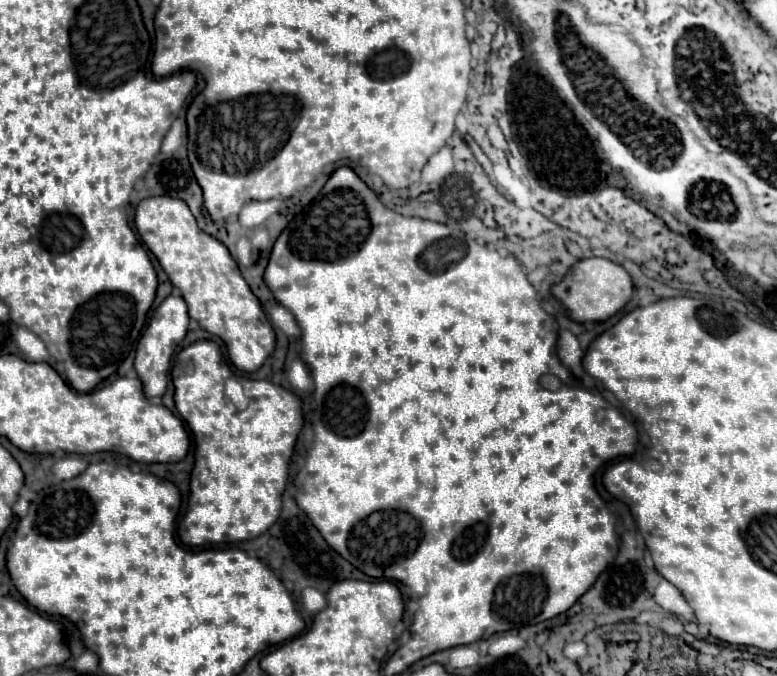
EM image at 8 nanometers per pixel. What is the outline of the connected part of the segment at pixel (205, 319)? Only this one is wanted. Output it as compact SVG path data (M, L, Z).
M144 198L136 208L134 224L140 238L168 274L170 282L180 288L182 298L188 304L190 318L198 320L204 330L224 340L228 356L238 370L258 370L274 352L276 334L264 314L260 300L242 278L228 248L214 236L202 232L188 204L178 198Z

